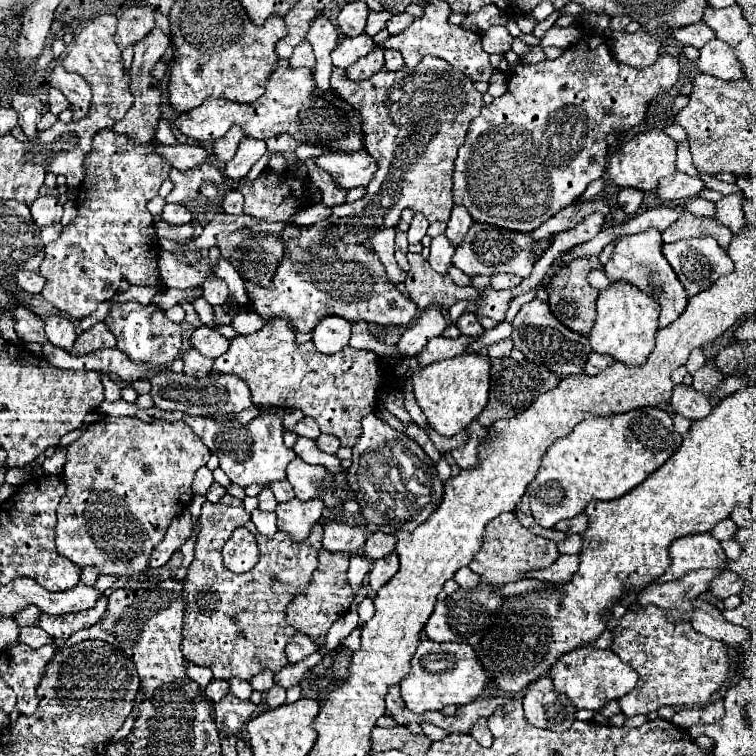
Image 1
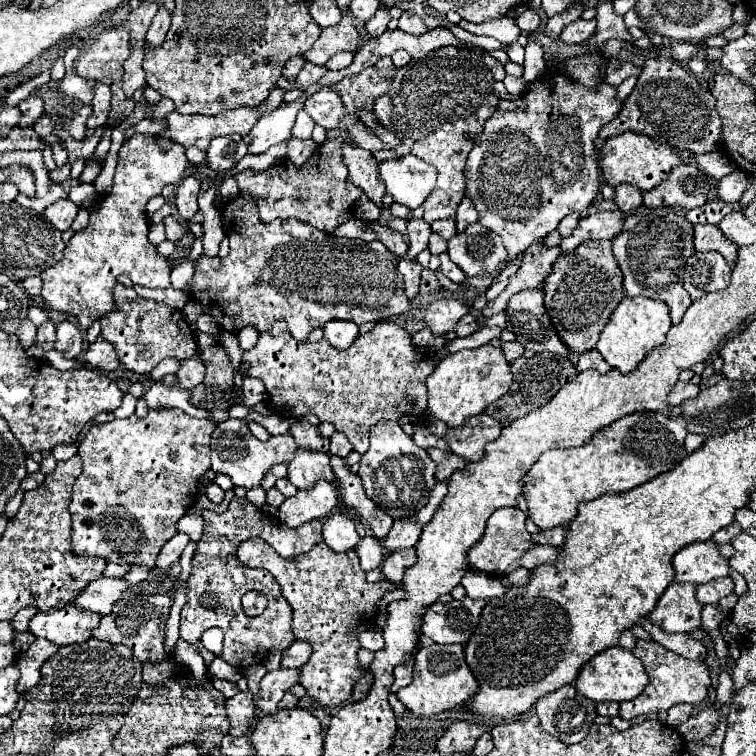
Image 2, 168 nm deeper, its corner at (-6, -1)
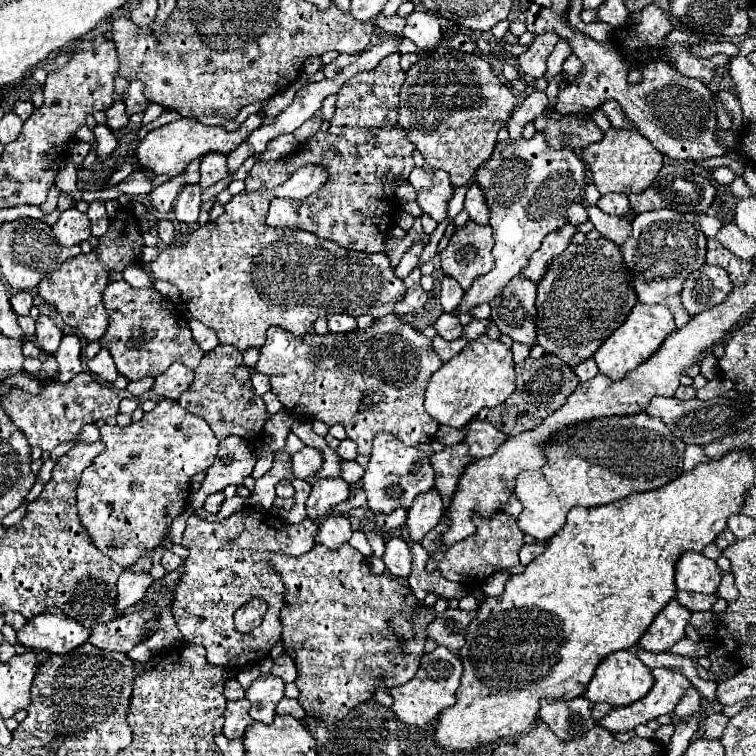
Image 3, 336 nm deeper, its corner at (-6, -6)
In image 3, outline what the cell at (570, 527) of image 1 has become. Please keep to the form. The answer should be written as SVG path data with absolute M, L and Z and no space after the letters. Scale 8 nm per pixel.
M524 544L522 548L520 548L520 564L528 564L528 562L532 562L538 554L542 554L544 552L544 544L532 544L532 546L528 546L528 544Z

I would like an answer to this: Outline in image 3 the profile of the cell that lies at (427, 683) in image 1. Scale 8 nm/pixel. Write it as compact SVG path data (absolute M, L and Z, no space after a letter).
M438 646L434 652L424 654L424 660L420 660L420 668L410 682L390 690L390 696L394 698L392 712L404 724L428 724L428 722L436 720L436 716L444 708L454 706L454 702L456 702L454 694L460 686L460 676L462 676L460 658L456 654L452 654L448 648Z

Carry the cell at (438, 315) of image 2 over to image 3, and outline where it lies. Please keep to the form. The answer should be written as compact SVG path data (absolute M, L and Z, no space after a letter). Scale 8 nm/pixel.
M536 132L532 140L522 138L516 142L506 140L496 144L494 154L486 160L486 166L478 170L474 182L484 190L492 212L490 226L496 238L492 250L496 266L486 276L474 280L456 312L468 312L478 304L496 298L502 288L528 264L532 252L540 248L542 238L566 224L566 208L582 196L586 184L586 164L570 148L550 148L544 136Z

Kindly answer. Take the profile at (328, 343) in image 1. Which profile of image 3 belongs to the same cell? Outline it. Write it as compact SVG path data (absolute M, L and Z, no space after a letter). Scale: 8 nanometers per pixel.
M348 314L328 316L328 330L332 334L336 334L336 332L350 332L352 328L356 328L356 318L352 318Z

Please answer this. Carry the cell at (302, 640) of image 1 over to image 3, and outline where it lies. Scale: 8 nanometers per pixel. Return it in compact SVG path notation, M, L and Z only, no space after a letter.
M282 654L280 658L276 658L274 660L274 666L272 666L272 670L270 670L274 676L278 676L278 678L282 678L284 682L294 682L296 680L296 666L294 666L294 662L292 662L292 658L290 656L286 656L286 654Z

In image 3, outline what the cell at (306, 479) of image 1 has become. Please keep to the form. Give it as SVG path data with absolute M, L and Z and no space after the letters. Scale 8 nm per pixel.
M304 446L300 452L296 452L292 456L292 470L296 474L296 478L306 480L308 476L314 476L324 464L324 456L318 448L308 448Z

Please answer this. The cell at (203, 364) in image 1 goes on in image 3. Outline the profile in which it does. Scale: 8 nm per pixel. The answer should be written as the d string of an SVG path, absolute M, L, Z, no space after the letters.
M172 364L168 372L164 372L164 376L156 378L152 392L160 398L178 400L180 394L190 388L192 378L194 378L194 372L190 368L186 368L184 364Z

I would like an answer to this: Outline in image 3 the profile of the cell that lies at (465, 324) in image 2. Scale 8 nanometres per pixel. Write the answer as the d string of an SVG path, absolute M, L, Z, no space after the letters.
M442 314L436 320L434 328L444 340L456 340L462 336L462 324L458 322L458 318L454 314Z

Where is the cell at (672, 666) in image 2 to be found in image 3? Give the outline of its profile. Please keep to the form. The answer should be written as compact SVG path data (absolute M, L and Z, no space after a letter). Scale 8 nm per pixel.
M656 668L652 670L652 674L654 674L654 686L642 700L630 706L612 708L598 722L598 726L606 728L612 734L618 734L634 730L640 724L648 724L650 720L662 714L672 714L674 706L680 702L680 698L692 684L688 682L686 676L668 668Z

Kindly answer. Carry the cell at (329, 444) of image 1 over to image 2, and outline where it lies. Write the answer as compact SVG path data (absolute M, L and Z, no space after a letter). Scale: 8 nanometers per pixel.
M334 433L330 437L330 455L338 455L338 457L346 457L352 451L352 445L348 443L344 433Z

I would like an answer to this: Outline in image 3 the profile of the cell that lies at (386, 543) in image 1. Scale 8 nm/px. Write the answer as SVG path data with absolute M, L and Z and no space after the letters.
M434 488L424 492L424 496L418 496L412 508L408 510L408 520L406 520L410 538L414 542L422 542L424 536L440 522L444 508L446 508L444 500Z

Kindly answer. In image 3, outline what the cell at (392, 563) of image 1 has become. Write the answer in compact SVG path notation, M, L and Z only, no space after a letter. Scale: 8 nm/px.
M392 536L386 542L386 552L382 556L388 574L396 578L408 578L410 568L412 568L412 558L410 558L410 548L400 536Z

